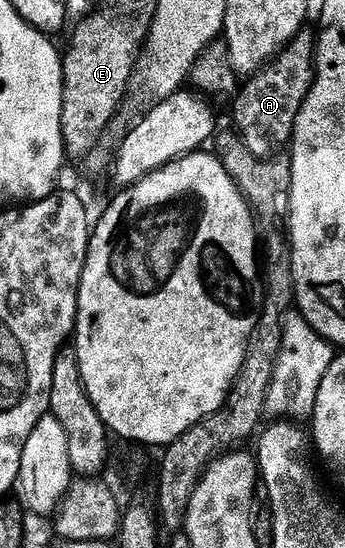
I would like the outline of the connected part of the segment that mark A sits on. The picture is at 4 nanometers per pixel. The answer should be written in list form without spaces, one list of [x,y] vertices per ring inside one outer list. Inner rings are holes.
[[[304,29],[297,32],[283,51],[260,68],[239,91],[235,99],[234,130],[242,139],[245,149],[259,159],[269,159],[280,154],[290,144],[297,117],[309,97],[315,80],[315,49],[317,35],[313,30]]]

